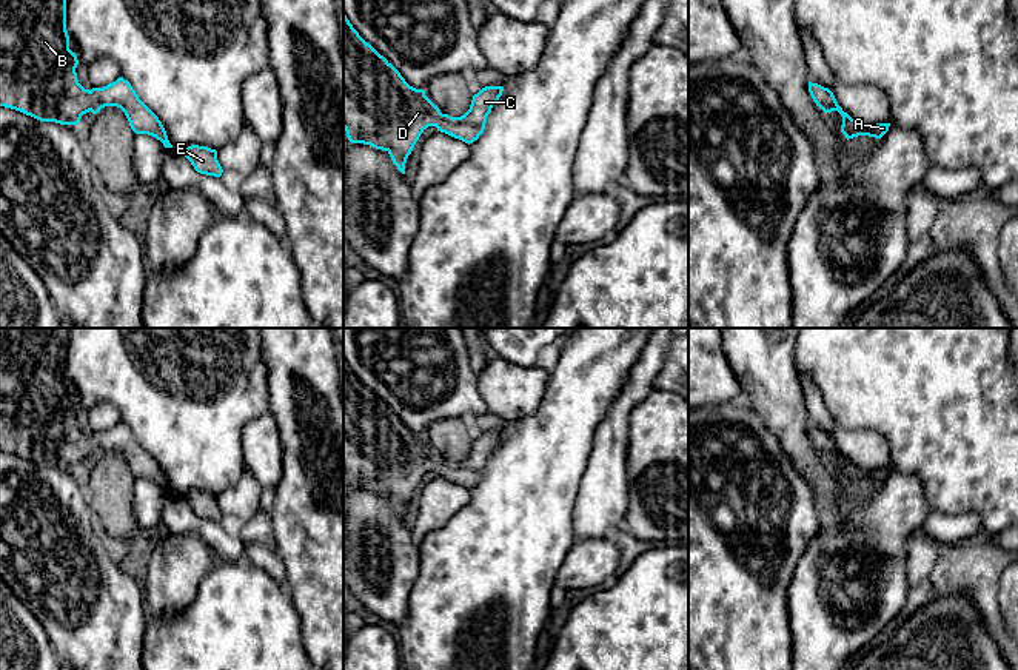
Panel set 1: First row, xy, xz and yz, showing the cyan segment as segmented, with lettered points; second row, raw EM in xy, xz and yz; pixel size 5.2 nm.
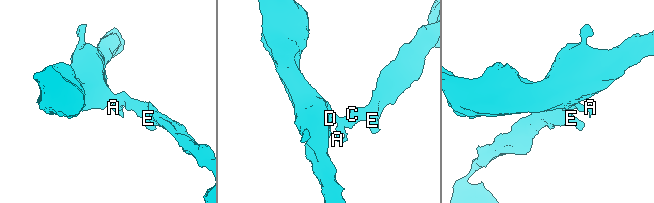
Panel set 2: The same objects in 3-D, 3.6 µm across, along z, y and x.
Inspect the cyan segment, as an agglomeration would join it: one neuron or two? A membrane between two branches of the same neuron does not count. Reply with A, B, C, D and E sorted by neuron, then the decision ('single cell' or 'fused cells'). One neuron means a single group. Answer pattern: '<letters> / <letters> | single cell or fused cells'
A B C D E | single cell

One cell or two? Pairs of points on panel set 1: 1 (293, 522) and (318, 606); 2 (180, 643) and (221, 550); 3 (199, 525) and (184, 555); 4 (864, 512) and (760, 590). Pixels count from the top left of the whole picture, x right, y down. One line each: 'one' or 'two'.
1: one
2: two
3: two
4: two

